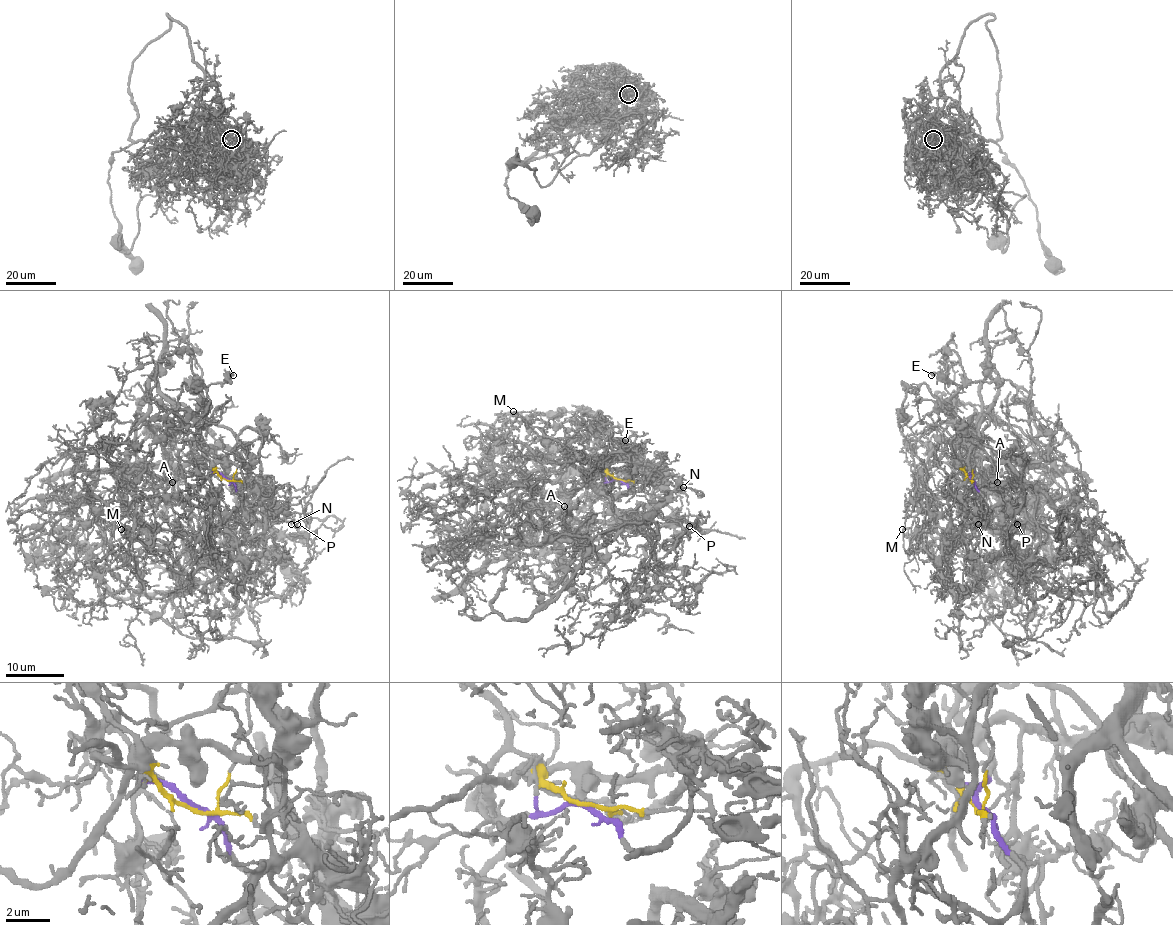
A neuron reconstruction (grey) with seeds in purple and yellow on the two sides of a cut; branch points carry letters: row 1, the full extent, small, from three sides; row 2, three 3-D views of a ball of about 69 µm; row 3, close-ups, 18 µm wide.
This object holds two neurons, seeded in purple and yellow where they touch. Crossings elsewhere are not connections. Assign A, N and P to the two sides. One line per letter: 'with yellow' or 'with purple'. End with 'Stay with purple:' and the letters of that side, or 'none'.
A: with purple
N: with yellow
P: with yellow
Stay with purple: A

